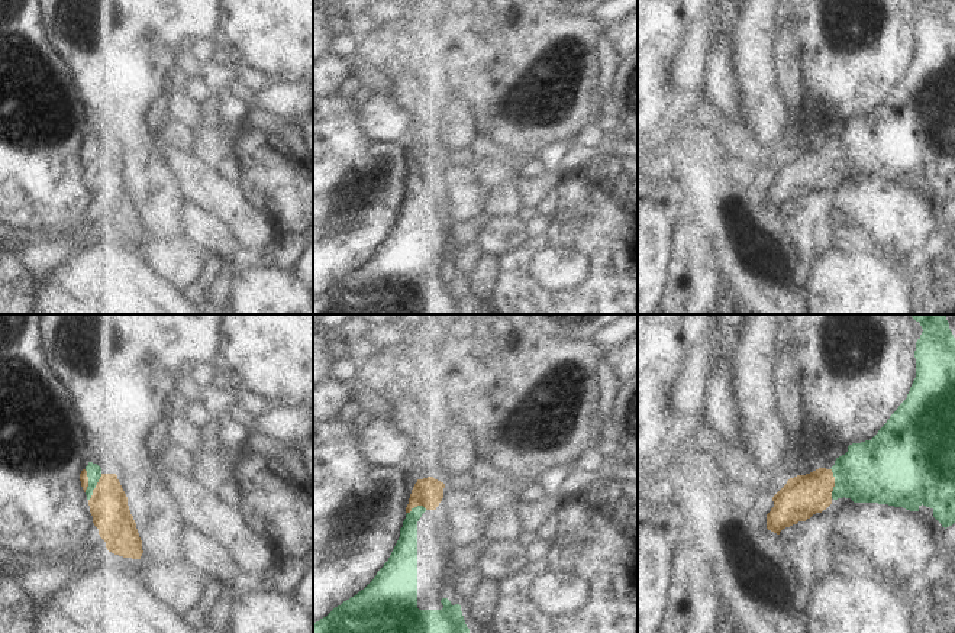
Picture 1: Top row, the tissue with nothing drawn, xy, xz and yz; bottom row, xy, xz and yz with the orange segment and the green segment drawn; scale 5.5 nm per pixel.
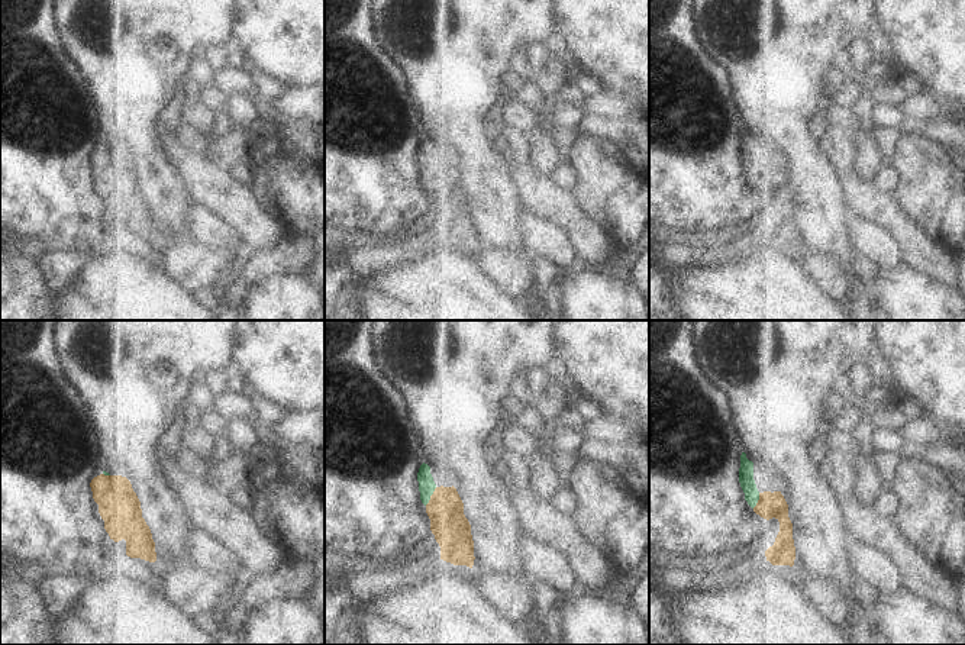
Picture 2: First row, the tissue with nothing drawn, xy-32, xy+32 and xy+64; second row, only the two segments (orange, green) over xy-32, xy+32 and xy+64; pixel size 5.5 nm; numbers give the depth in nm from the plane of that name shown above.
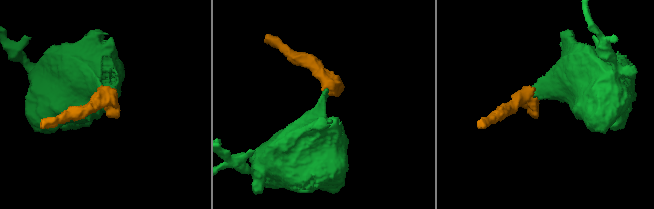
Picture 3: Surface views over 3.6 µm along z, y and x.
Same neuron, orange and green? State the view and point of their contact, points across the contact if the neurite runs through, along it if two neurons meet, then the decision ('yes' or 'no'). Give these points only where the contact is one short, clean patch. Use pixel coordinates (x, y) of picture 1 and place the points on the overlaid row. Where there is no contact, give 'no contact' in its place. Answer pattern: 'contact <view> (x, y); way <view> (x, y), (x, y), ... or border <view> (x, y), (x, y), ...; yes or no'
contact yz (833, 483); yes

